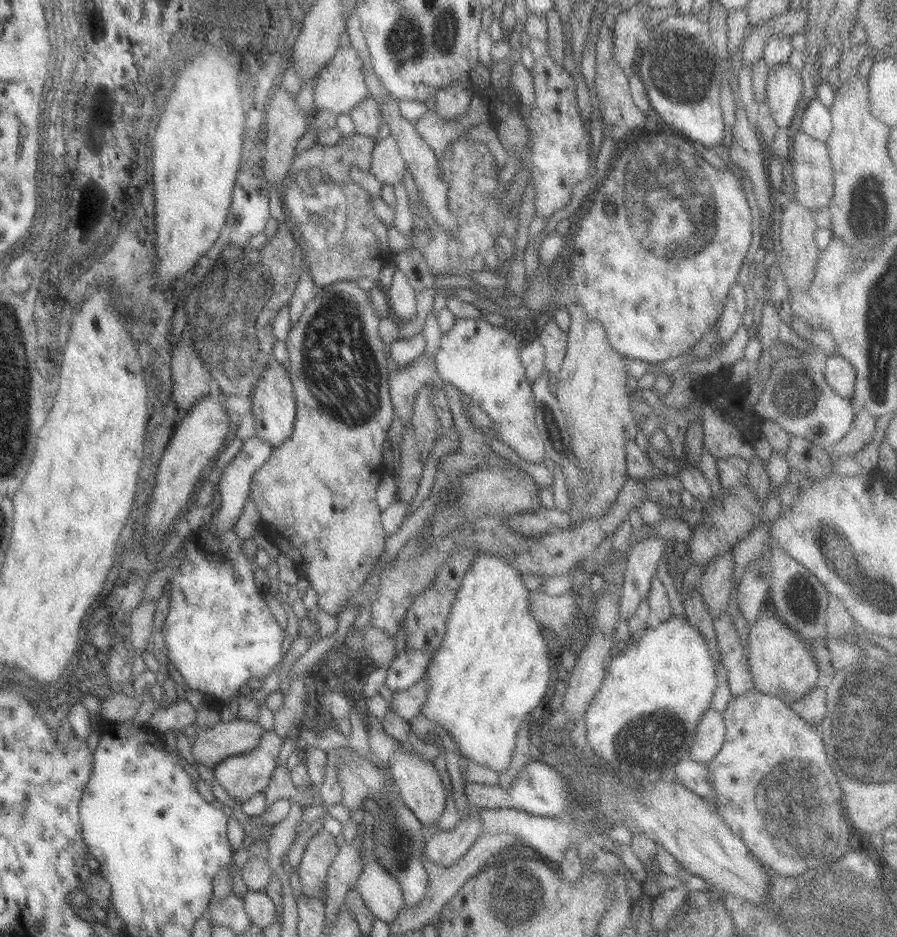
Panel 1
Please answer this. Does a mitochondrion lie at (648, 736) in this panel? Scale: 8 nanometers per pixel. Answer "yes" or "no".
yes

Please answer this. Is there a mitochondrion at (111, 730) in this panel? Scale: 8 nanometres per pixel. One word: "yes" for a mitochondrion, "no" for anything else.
no

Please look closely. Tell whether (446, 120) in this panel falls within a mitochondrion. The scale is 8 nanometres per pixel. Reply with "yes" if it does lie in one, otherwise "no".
no

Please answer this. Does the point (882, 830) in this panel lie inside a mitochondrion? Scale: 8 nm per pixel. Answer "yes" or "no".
no

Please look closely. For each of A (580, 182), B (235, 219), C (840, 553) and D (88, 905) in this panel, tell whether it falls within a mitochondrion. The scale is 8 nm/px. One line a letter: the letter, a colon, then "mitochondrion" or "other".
A: other
B: other
C: mitochondrion
D: other

